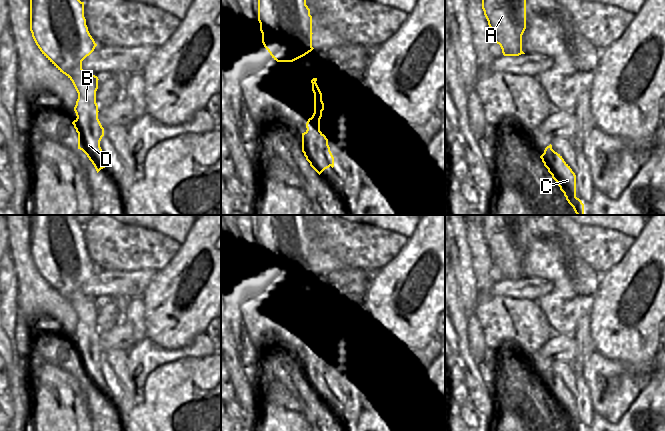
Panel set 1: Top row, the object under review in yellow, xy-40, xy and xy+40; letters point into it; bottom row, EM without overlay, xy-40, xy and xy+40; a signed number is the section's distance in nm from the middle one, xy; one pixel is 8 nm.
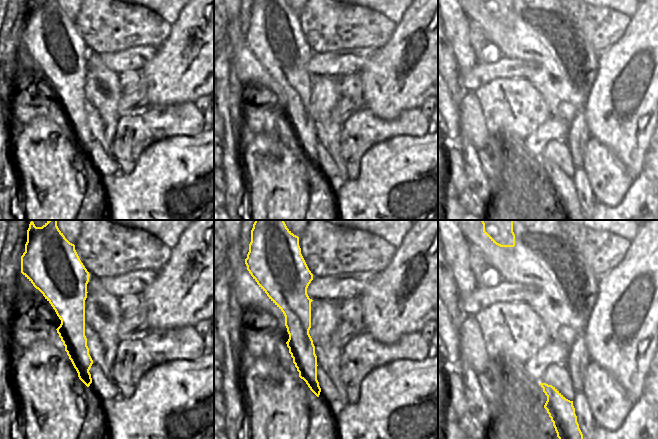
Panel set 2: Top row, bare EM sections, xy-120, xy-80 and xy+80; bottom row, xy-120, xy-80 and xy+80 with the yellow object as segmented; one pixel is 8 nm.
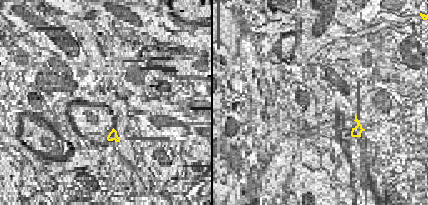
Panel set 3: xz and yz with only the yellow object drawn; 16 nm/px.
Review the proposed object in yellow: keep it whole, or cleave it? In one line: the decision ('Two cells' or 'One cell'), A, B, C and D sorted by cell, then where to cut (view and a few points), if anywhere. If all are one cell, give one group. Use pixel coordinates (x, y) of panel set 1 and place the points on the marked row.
One cell. Groups: A B C D. No split.

